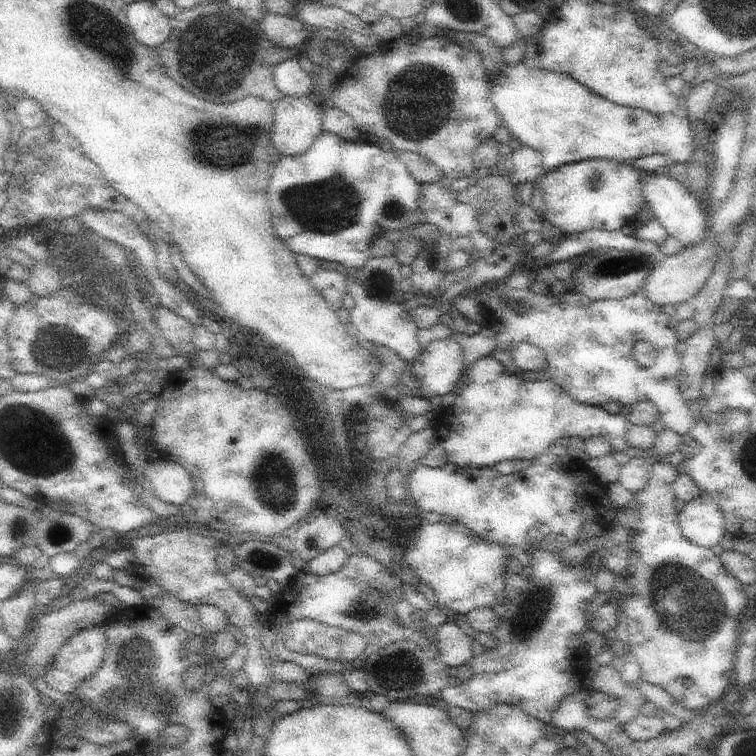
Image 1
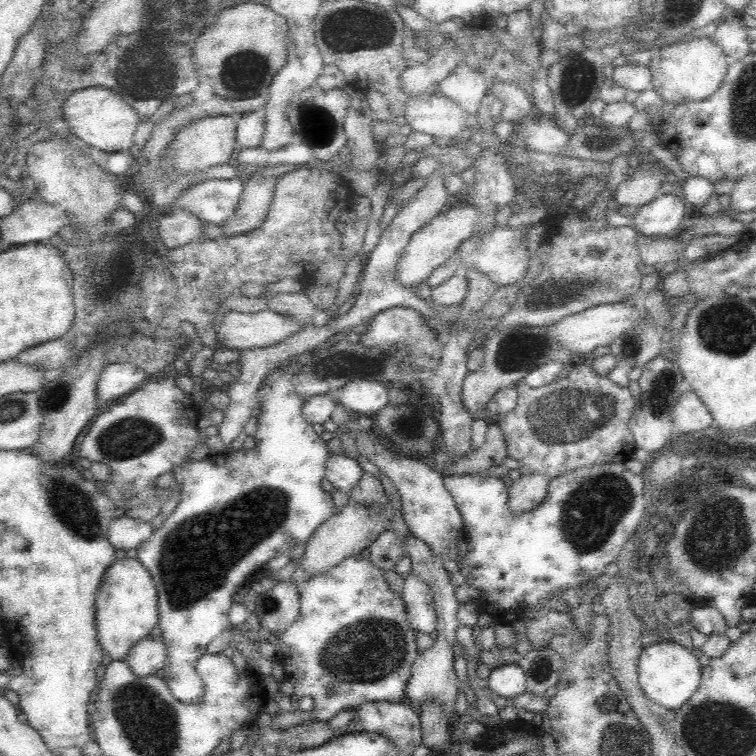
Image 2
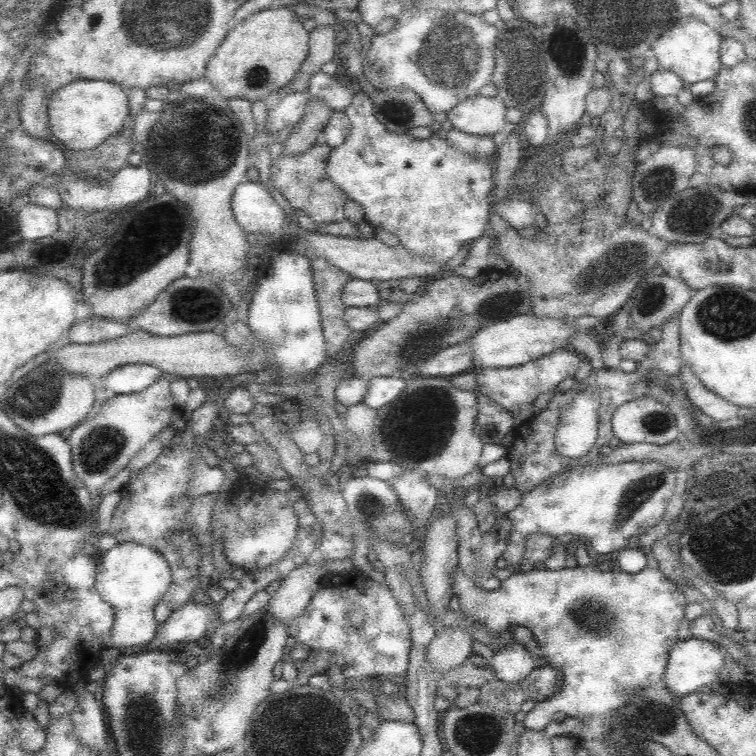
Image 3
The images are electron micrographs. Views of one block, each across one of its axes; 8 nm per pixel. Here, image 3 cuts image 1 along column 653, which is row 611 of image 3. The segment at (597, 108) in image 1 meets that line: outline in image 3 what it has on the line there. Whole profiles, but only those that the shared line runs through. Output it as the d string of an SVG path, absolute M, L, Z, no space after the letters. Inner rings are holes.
M116 542L110 550L104 552L102 560L96 562L96 588L114 612L116 622L112 628L112 646L114 648L130 648L130 646L152 646L152 638L156 636L156 620L152 610L158 606L172 586L172 568L160 550L148 548L144 544L132 542Z

